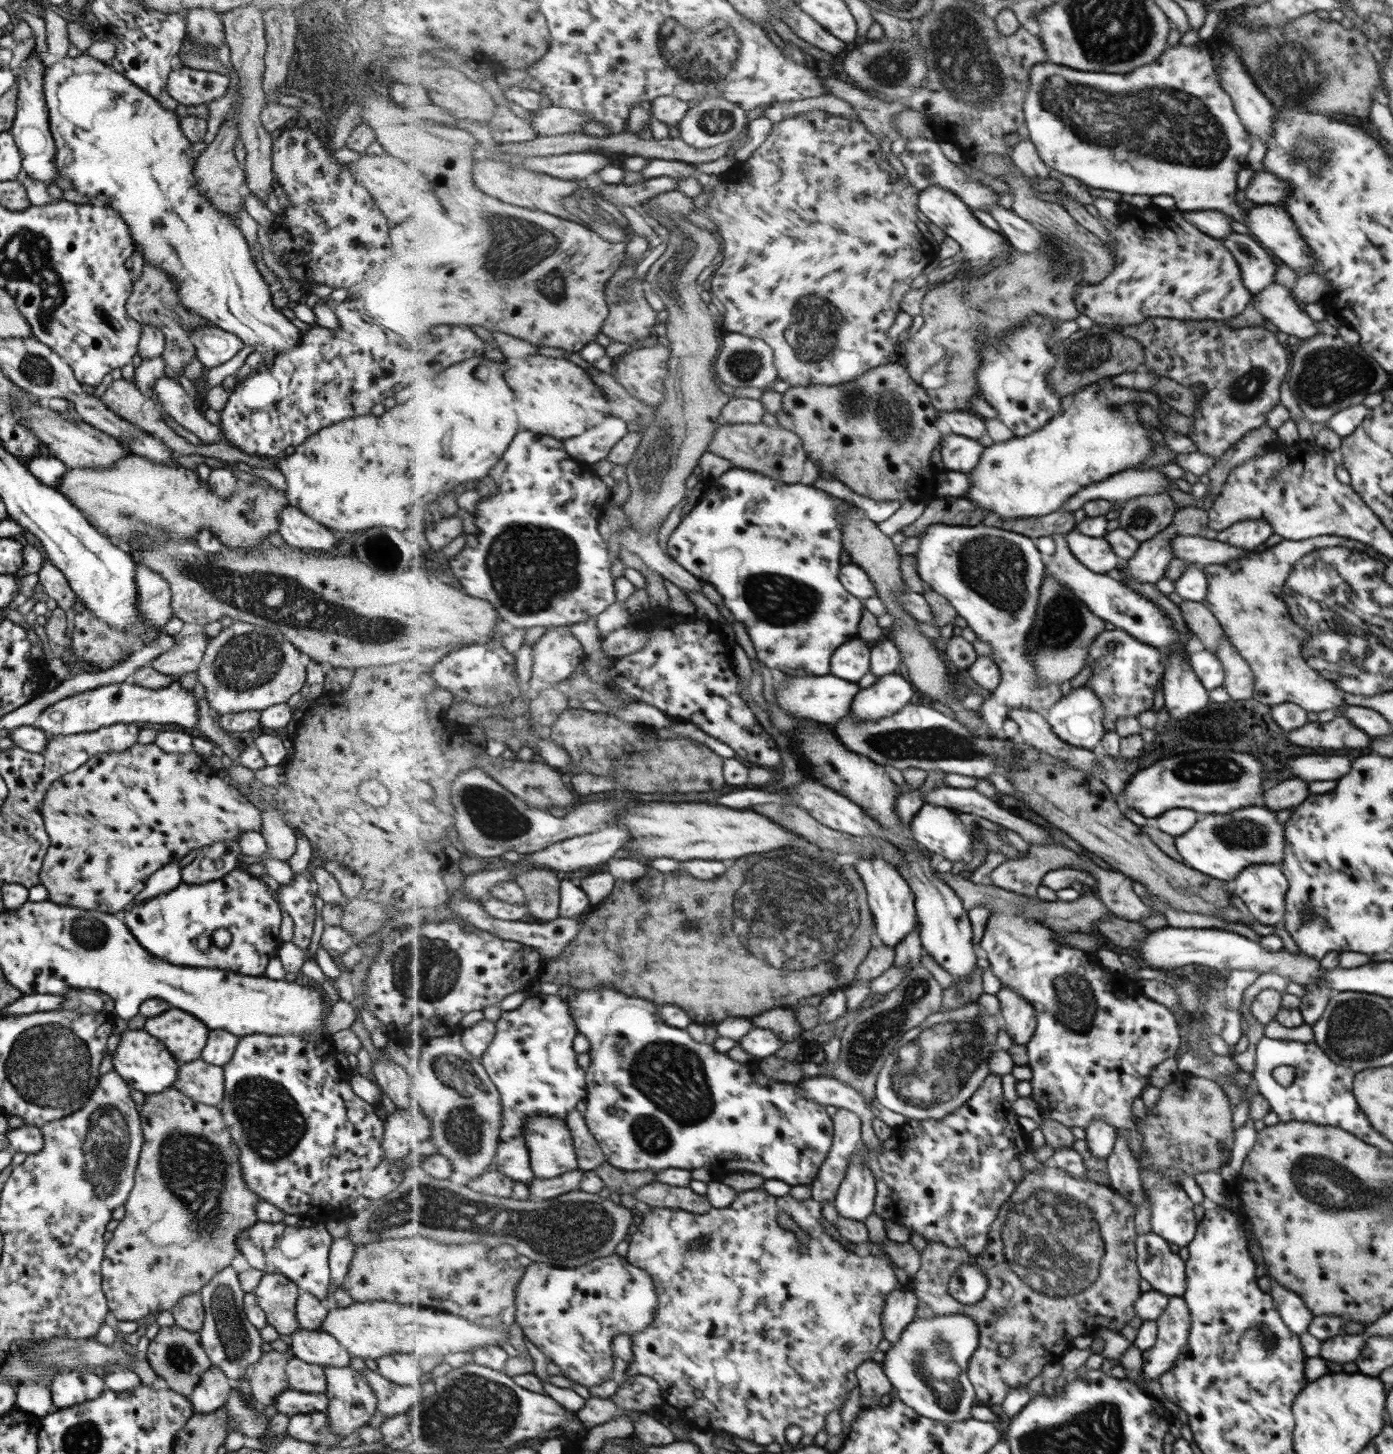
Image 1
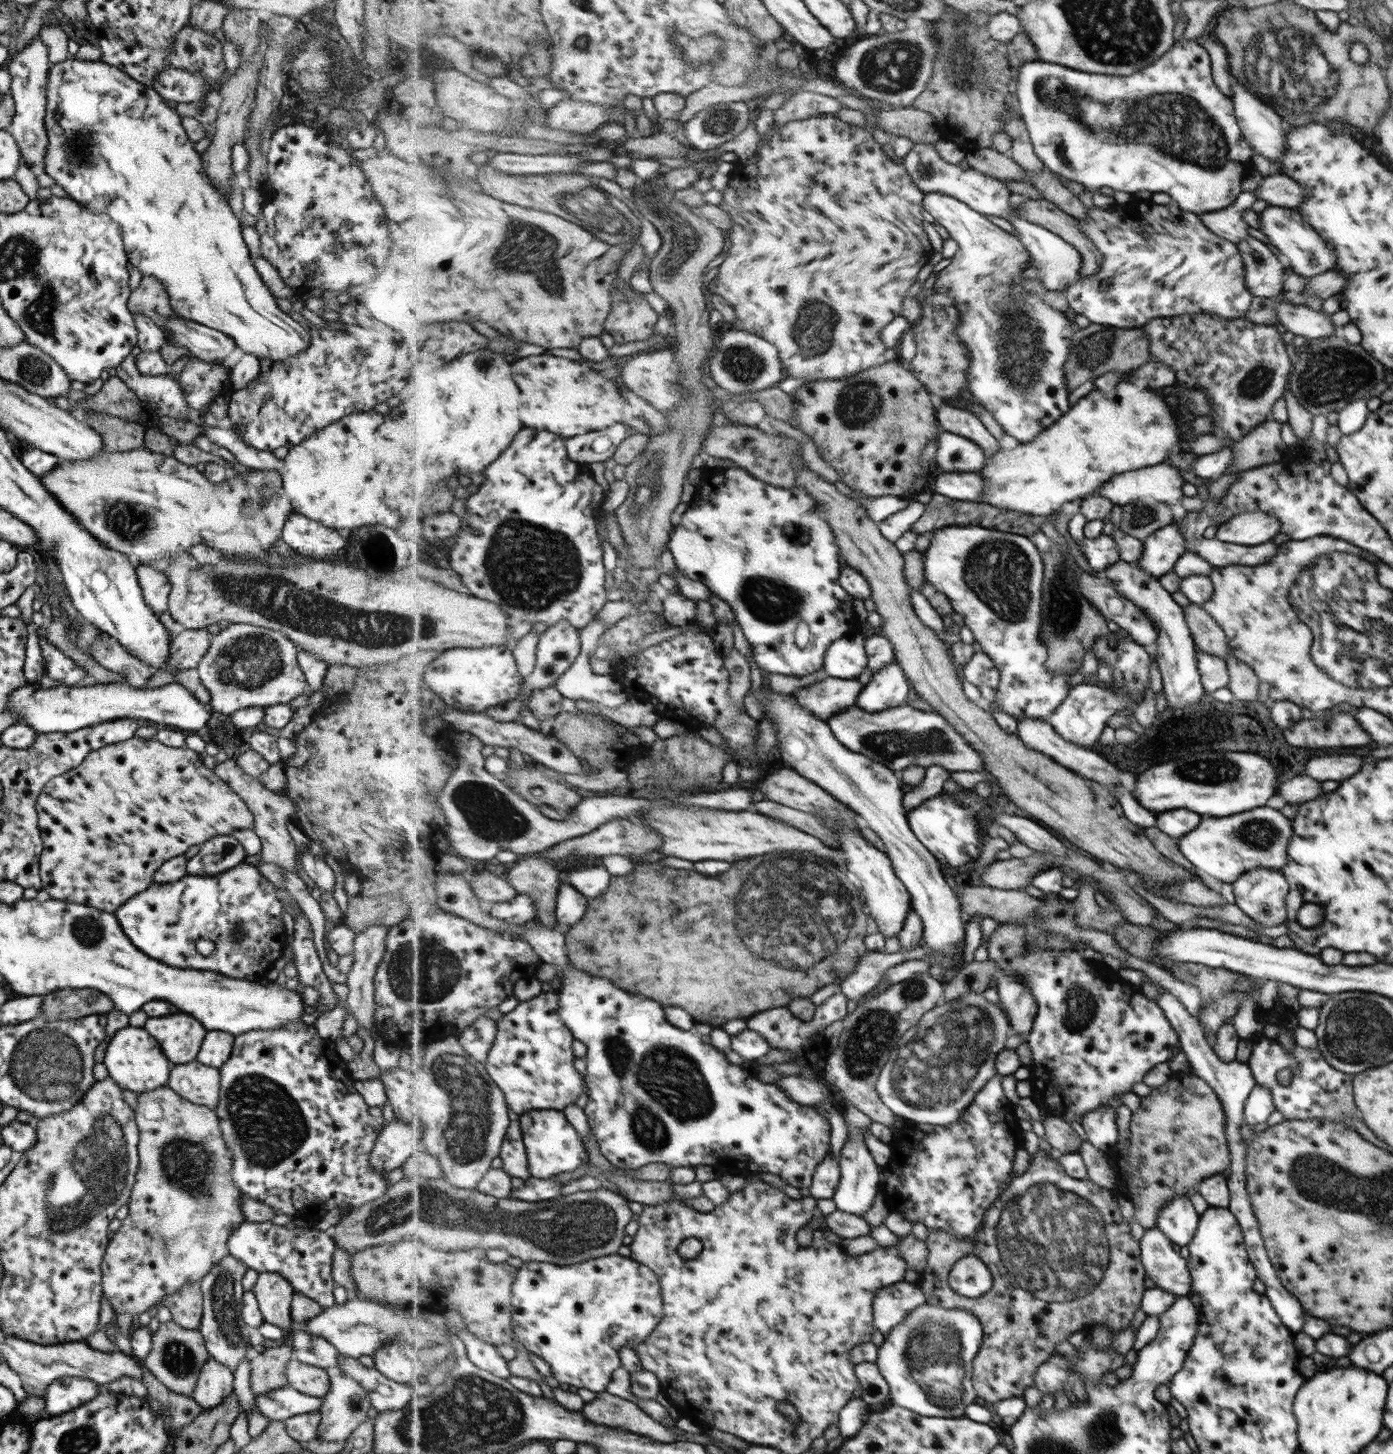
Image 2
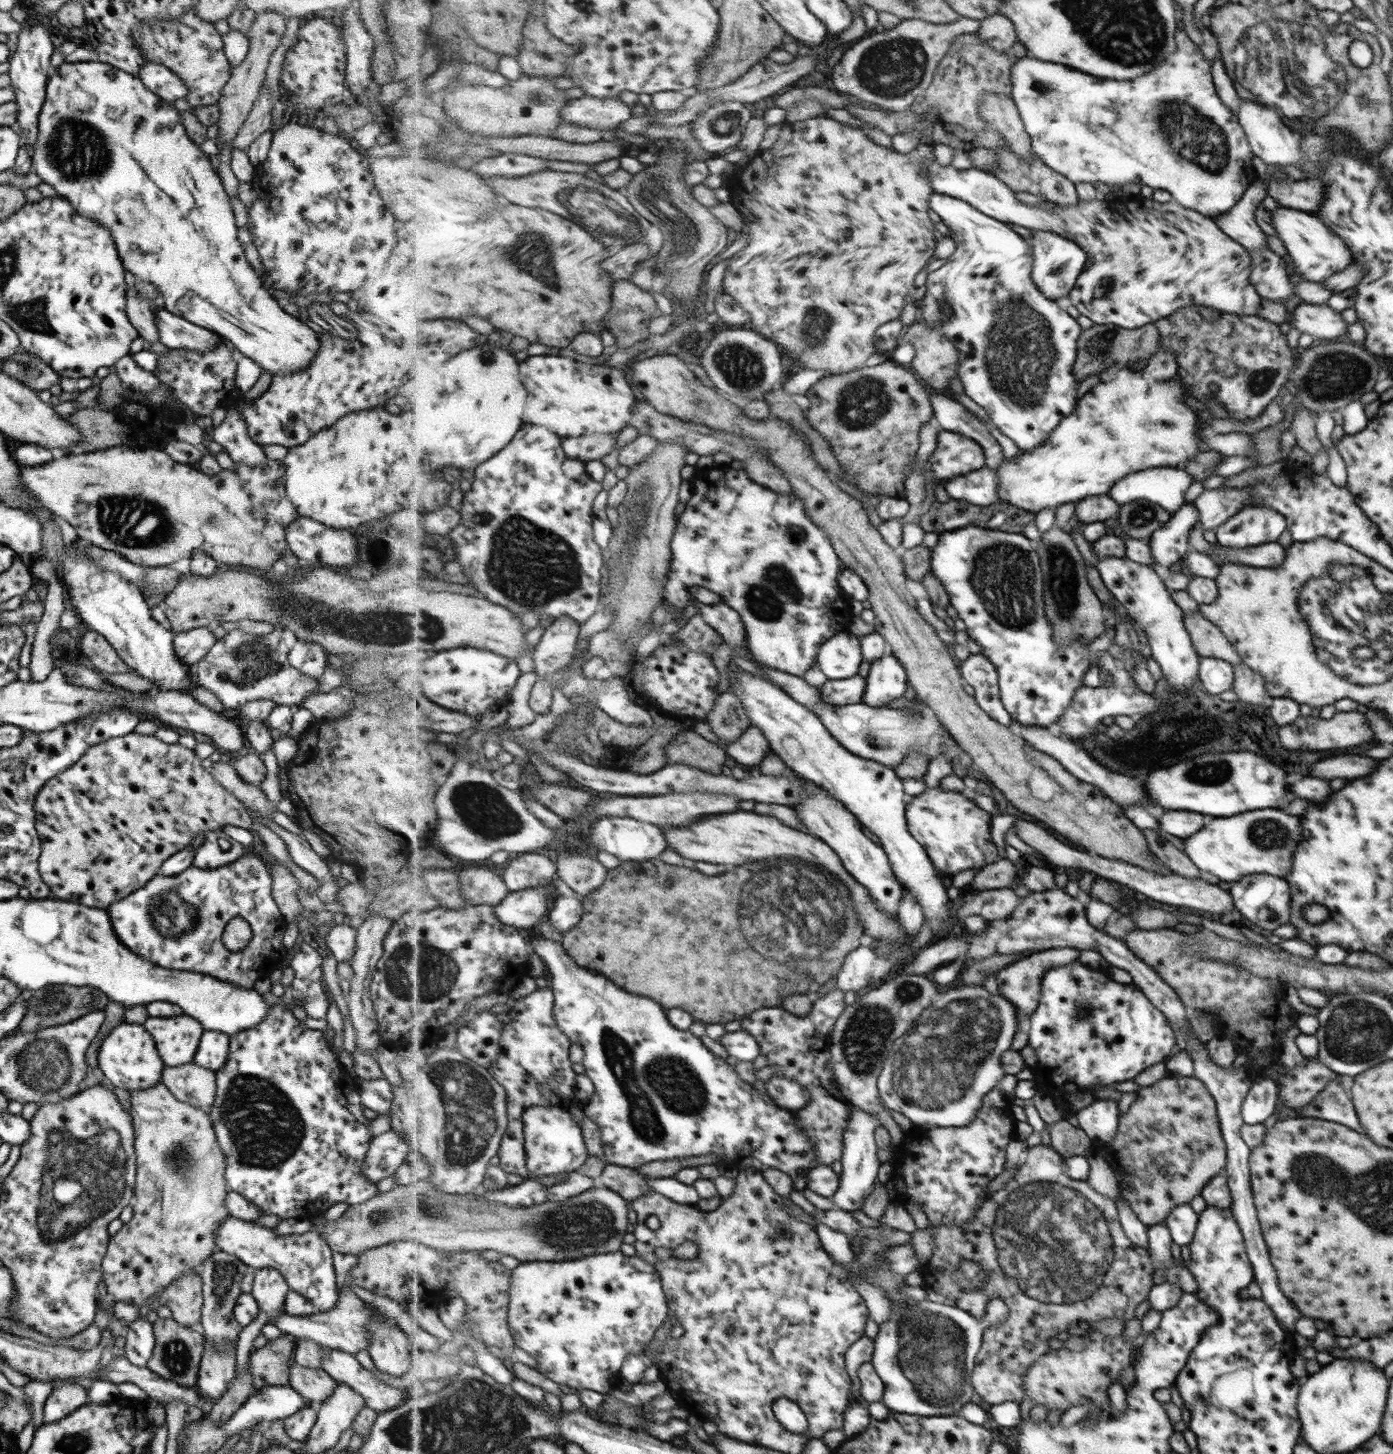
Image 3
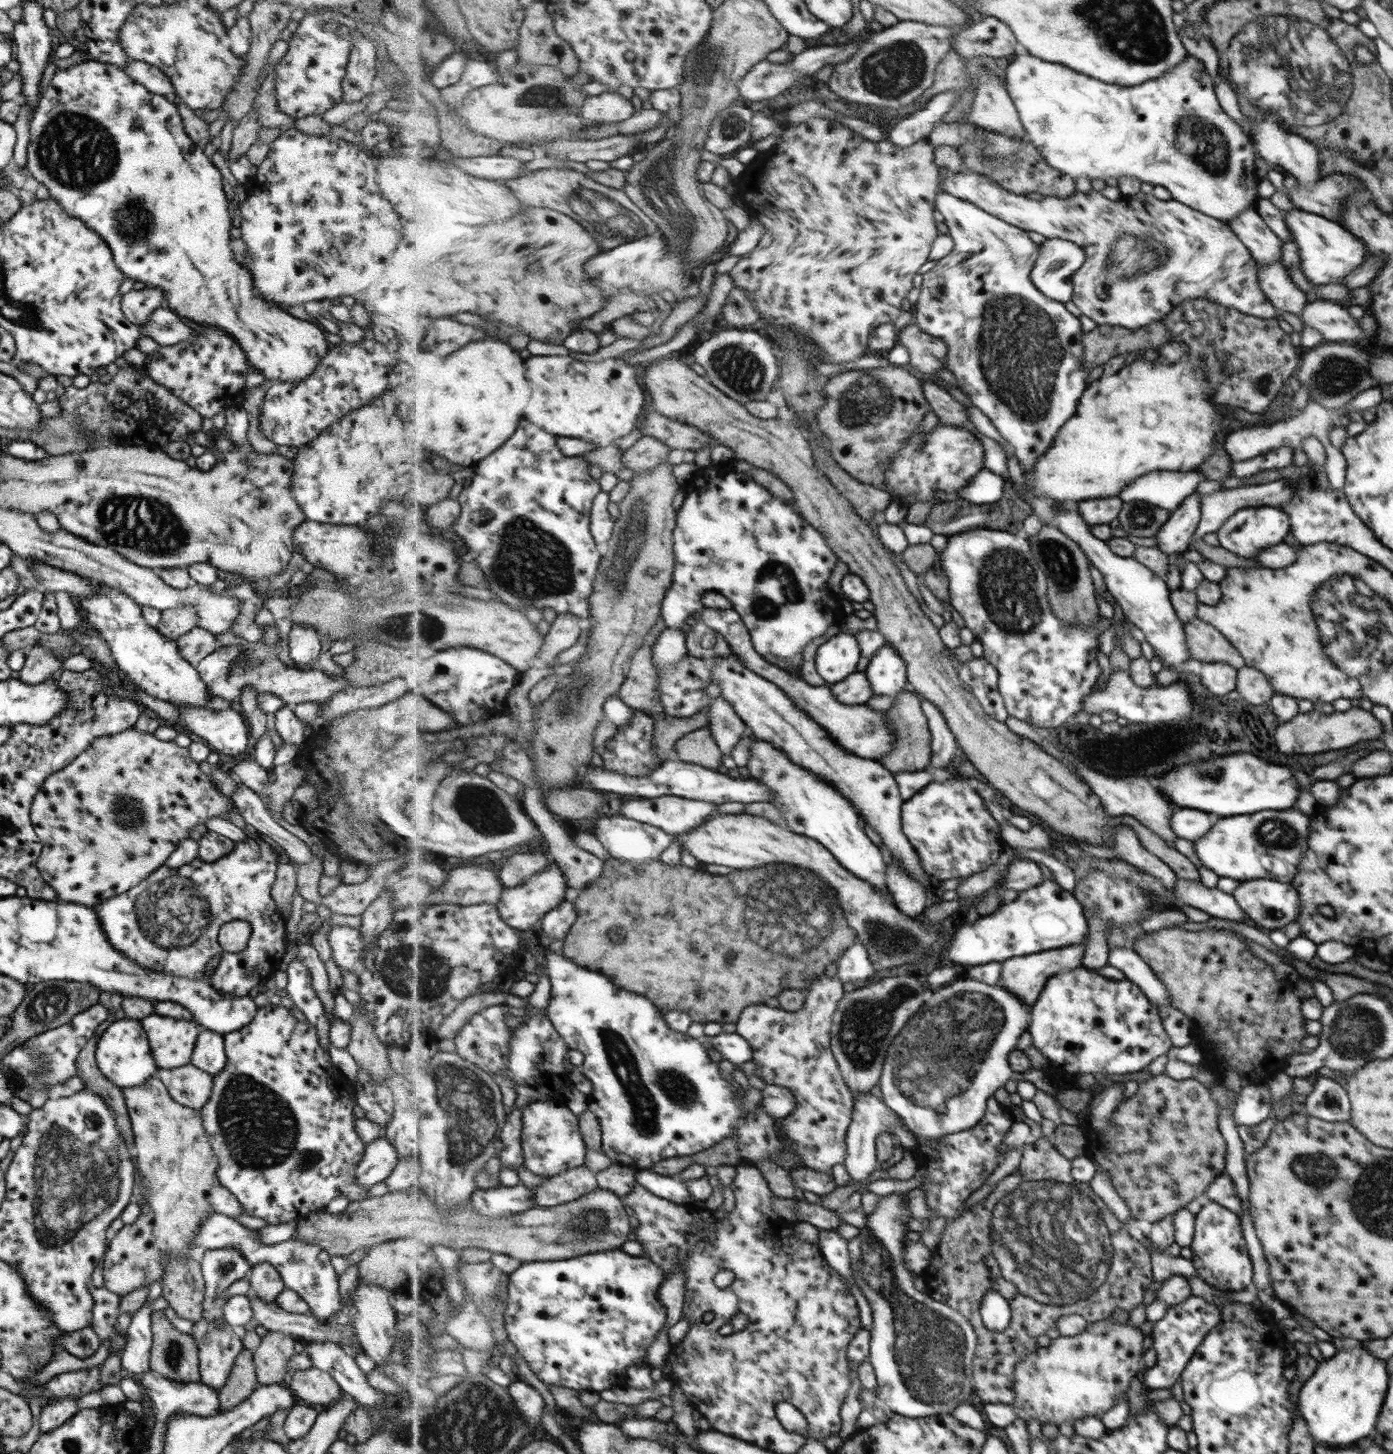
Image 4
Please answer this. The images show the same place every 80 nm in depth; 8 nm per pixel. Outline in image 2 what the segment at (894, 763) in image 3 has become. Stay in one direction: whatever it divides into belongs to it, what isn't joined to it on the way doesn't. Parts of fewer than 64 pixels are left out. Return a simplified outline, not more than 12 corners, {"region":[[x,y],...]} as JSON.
{"region":[[859,705],[828,723],[847,748],[926,777],[909,813],[983,755],[937,712]]}

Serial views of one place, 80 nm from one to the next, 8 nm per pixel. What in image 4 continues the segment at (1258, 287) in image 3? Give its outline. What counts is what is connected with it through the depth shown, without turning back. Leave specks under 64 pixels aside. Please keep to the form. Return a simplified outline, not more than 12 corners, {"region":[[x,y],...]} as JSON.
{"region":[[1280,261],[1257,266],[1259,288],[1299,317],[1308,301]]}

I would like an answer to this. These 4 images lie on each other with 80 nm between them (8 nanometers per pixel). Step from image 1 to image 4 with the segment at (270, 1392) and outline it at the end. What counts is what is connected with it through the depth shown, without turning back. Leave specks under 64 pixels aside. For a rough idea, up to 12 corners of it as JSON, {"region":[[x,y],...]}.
{"region":[[269,1331],[252,1349],[258,1385],[284,1384],[296,1338]]}

